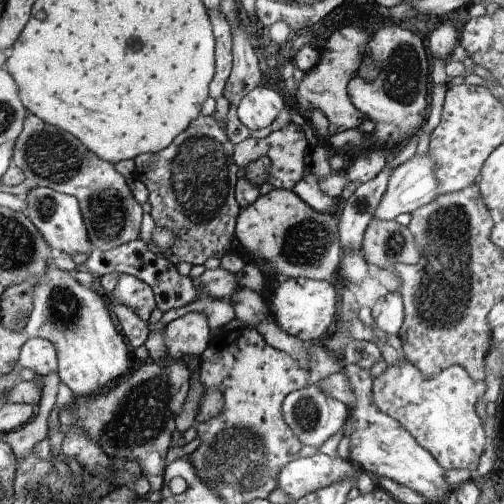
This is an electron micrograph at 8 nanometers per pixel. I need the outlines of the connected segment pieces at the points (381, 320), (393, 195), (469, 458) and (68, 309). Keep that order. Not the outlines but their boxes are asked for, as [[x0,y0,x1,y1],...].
[[372,291,404,335],[373,154,440,220],[372,352,486,474],[22,263,132,397]]

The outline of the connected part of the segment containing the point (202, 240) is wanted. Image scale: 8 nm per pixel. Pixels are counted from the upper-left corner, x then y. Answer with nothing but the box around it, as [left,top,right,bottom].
[133,115,241,265]

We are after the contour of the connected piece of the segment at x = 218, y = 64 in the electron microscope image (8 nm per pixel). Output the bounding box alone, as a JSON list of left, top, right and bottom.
[209,10,232,98]

